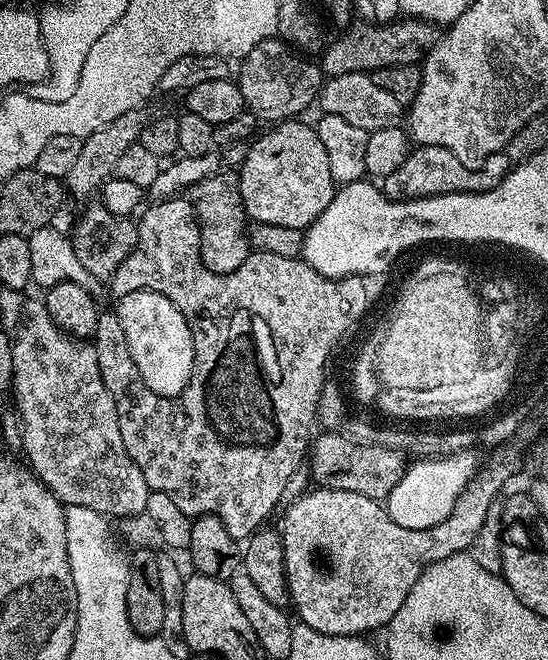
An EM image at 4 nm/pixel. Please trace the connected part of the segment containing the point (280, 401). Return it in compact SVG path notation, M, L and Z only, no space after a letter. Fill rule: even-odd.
M175 196L161 199L156 205L147 208L141 213L137 221L139 230L139 242L135 251L128 255L122 265L112 275L110 286L117 291L116 294L125 296L128 293L147 291L152 286L152 292L162 294L170 298L174 306L178 306L179 312L186 318L190 326L191 340L194 342L194 367L192 377L180 396L159 396L154 394L142 382L141 375L134 363L133 355L130 354L129 344L126 342L126 334L122 324L114 310L104 310L98 318L98 326L95 327L95 334L92 337L97 360L101 366L101 378L105 382L113 400L117 406L118 426L121 427L122 441L130 458L137 464L139 470L151 491L165 492L174 498L174 503L182 509L182 514L190 517L216 516L230 530L230 538L237 542L247 541L249 536L265 523L264 520L276 507L281 507L284 500L286 482L295 472L301 471L303 462L310 452L310 441L313 439L314 431L312 426L317 423L317 408L319 396L323 396L326 386L336 376L334 368L350 370L350 356L360 352L368 343L372 329L372 310L364 308L364 287L362 286L363 276L344 276L341 280L331 280L310 265L305 264L300 258L278 258L278 254L266 254L256 250L230 274L214 274L202 261L200 261L200 224L197 222L196 211L190 200L182 196Z

